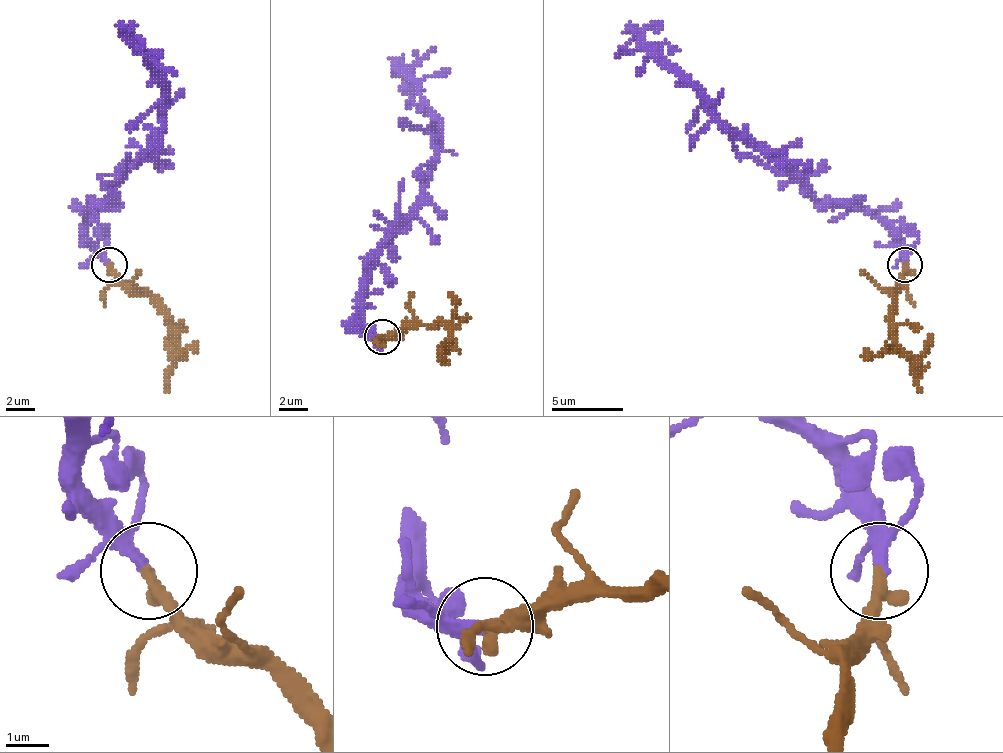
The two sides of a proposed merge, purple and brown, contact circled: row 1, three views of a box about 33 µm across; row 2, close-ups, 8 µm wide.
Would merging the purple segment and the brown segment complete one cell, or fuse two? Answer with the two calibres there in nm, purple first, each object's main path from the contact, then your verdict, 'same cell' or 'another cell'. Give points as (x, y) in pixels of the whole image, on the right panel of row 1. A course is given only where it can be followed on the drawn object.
200 nm thick on the purple side, 360 nm on the other; purple runs (904, 263), (904, 246), (868, 214), (822, 207), (772, 157), (747, 146), (683, 82), (644, 50), (615, 57); brown runs (904, 263), (904, 278), (893, 295), (893, 324), (900, 352), (921, 392); same cell

